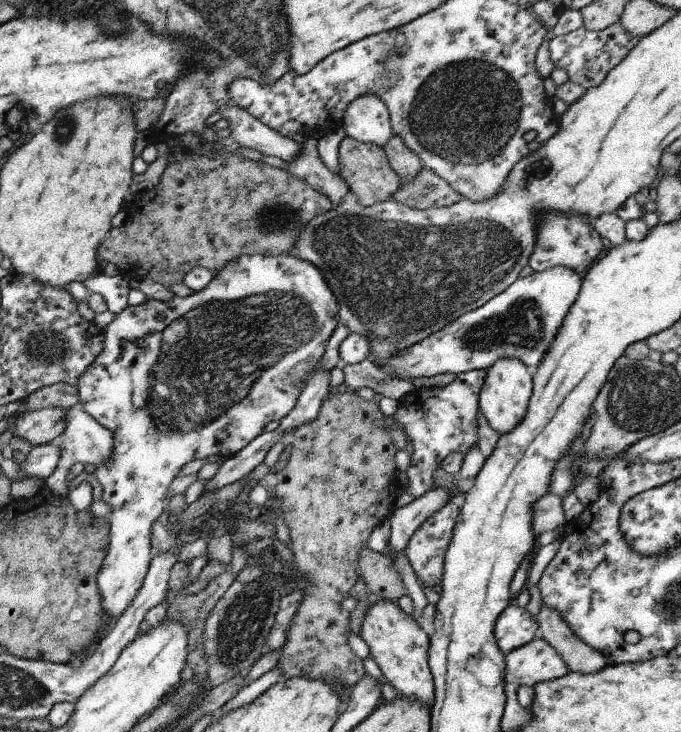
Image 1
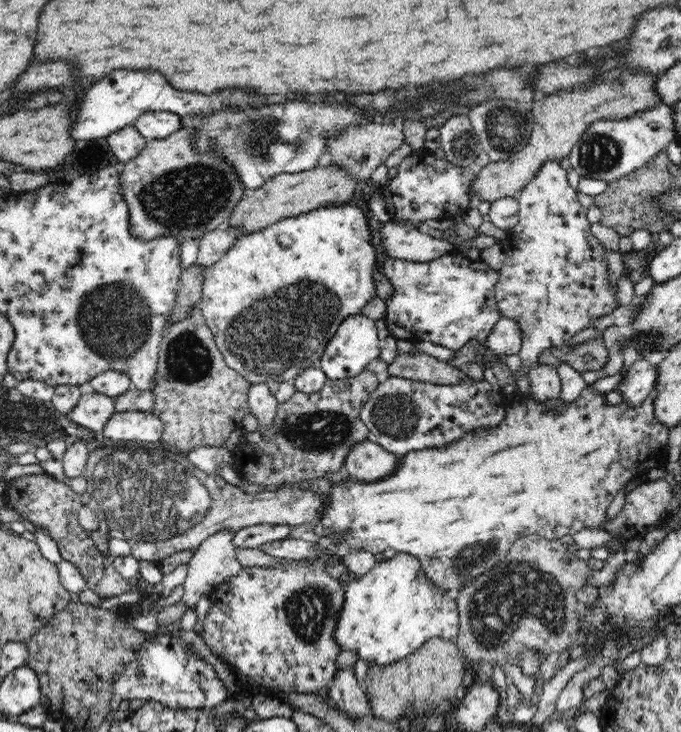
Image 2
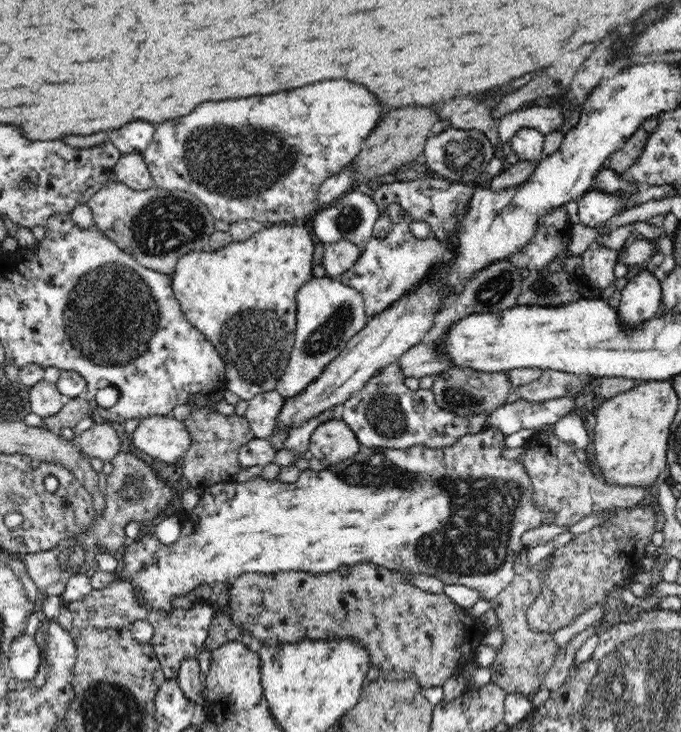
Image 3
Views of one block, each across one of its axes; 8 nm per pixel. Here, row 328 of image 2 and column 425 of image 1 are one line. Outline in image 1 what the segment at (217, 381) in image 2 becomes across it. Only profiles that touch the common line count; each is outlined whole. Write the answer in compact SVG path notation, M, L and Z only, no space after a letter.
M421 167L412 180L400 182L397 190L389 195L389 200L397 201L410 209L448 207L463 197L457 194L443 179L432 170Z

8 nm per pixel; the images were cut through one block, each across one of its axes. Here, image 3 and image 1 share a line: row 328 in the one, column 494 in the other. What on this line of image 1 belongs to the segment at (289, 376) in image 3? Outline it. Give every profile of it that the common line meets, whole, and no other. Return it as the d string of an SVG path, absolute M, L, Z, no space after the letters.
M561 265L533 272L523 278L517 277L515 282L479 308L463 313L443 328L375 366L391 378L407 381L445 372L458 375L486 369L503 357L520 360L532 371L540 363L547 347L550 347L555 331L558 331L577 296L581 281L581 273Z

